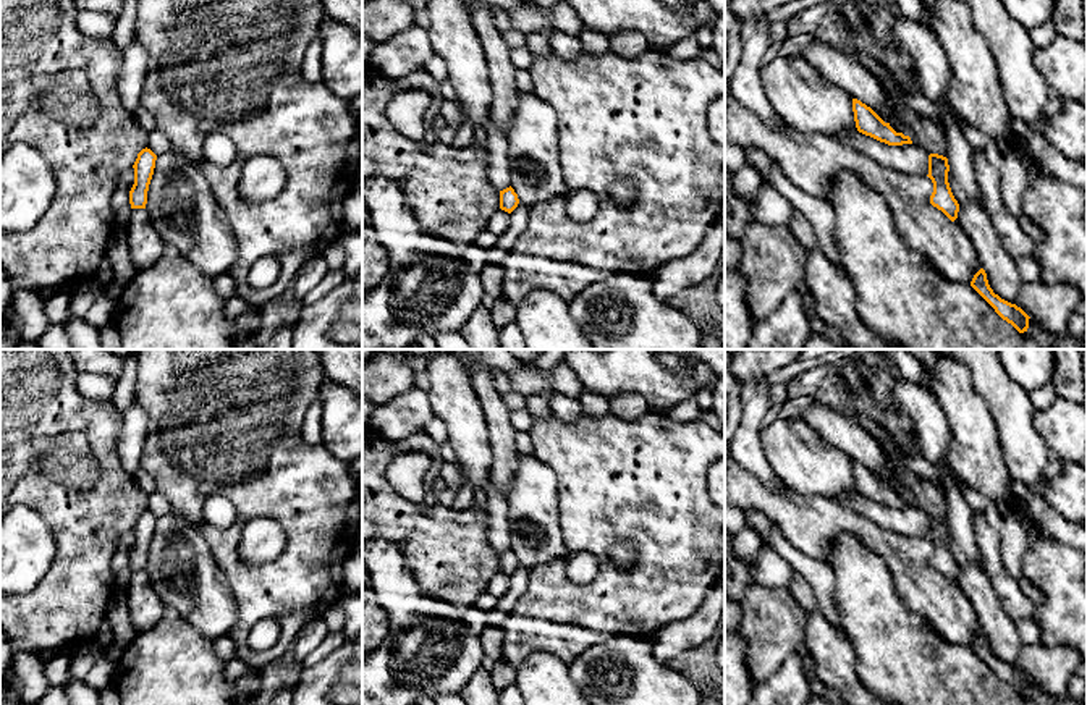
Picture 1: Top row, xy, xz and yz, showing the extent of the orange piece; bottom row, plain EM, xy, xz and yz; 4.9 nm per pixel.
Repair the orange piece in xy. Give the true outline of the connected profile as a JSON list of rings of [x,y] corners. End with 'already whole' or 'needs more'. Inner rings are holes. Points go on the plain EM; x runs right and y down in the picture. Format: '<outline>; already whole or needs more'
[[[142,511],[133,527],[134,547],[129,553],[131,571],[146,571],[147,553],[154,537],[157,517],[150,511]]]; already whole

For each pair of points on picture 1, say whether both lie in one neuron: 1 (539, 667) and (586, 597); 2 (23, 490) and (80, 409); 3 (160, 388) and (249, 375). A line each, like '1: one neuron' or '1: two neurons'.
1: two neurons
2: one neuron
3: one neuron

